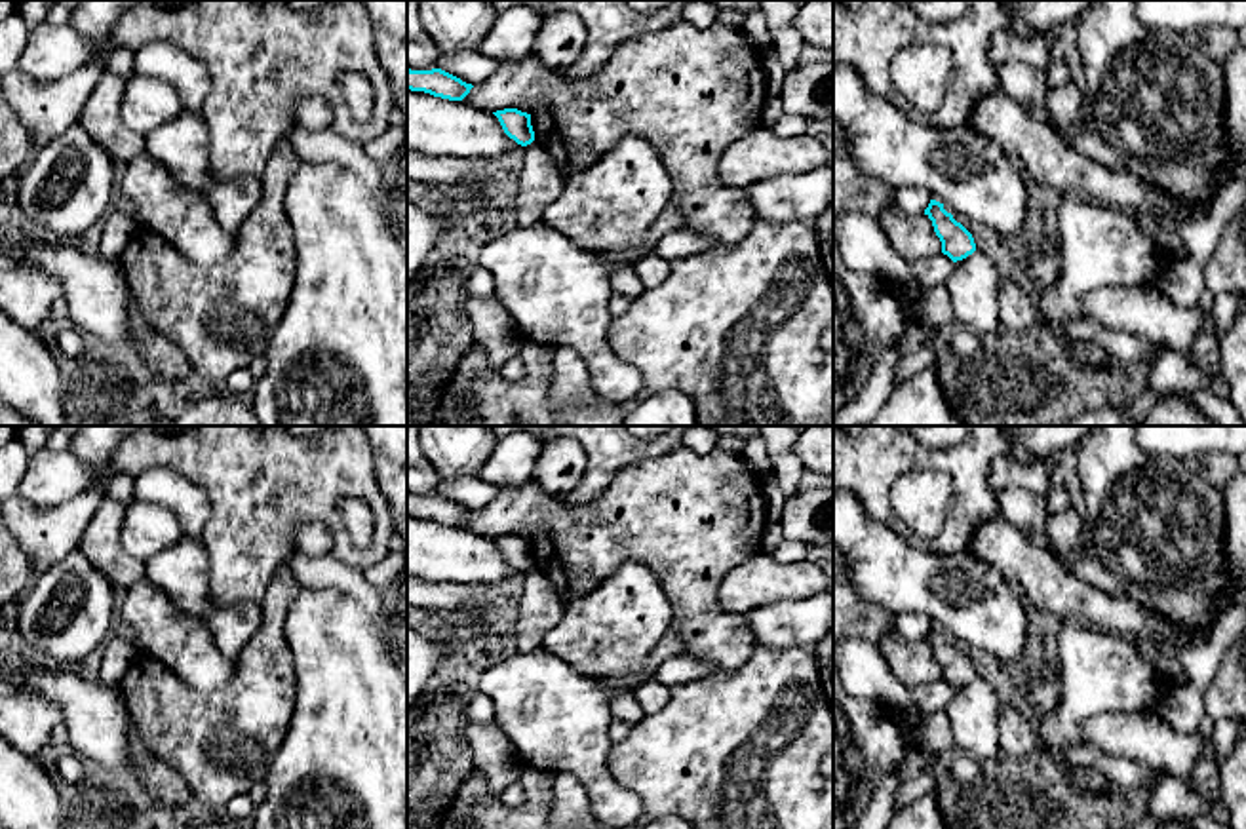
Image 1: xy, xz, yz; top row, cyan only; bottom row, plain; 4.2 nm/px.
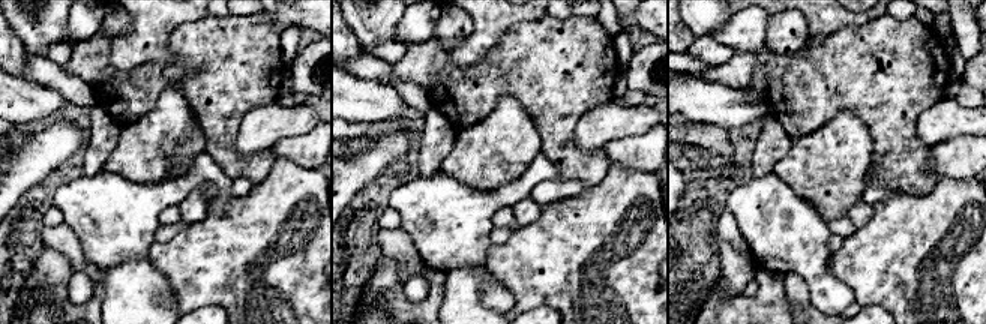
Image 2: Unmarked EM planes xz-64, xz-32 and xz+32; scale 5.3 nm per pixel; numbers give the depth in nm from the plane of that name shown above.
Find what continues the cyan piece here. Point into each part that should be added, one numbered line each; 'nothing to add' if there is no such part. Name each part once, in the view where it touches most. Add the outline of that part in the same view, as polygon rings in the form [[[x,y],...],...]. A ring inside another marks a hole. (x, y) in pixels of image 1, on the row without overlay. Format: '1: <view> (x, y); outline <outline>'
nothing to add

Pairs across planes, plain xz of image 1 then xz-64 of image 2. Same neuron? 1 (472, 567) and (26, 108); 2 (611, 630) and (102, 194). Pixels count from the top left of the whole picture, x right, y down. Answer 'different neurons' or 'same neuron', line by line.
1: same neuron
2: different neurons

